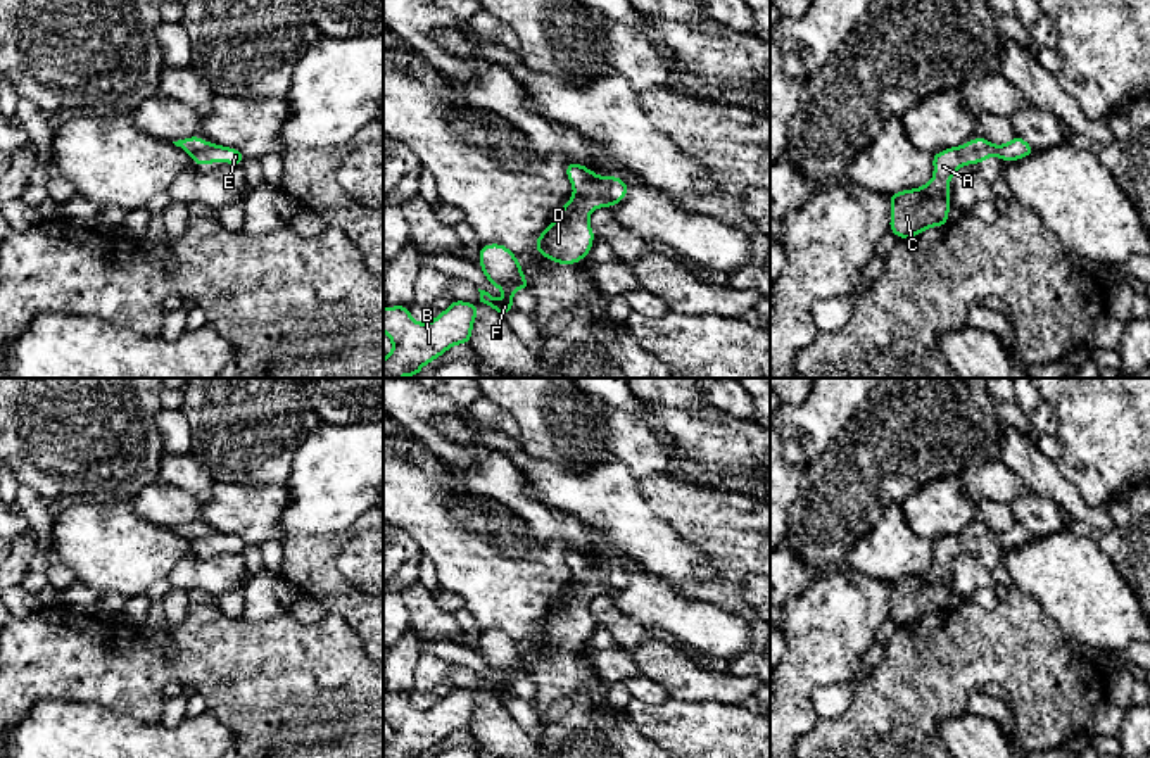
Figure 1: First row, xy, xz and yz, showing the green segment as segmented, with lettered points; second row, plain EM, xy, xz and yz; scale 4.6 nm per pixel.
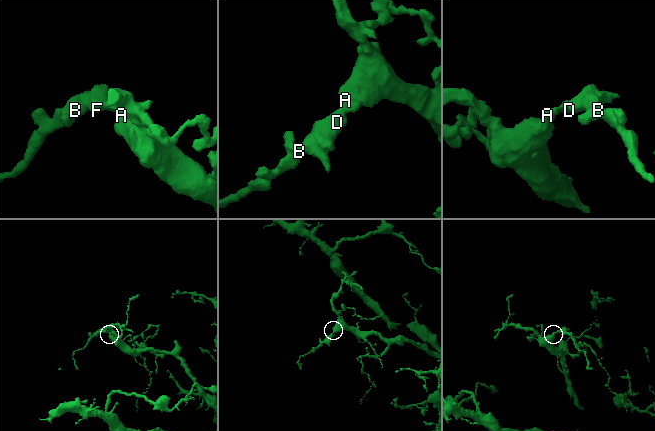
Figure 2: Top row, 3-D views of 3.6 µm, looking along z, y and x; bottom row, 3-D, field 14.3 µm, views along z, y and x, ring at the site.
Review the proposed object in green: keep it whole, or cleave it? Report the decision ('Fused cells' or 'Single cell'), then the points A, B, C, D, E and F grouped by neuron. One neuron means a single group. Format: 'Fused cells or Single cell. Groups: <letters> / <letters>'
Single cell. Groups: A B C D E F

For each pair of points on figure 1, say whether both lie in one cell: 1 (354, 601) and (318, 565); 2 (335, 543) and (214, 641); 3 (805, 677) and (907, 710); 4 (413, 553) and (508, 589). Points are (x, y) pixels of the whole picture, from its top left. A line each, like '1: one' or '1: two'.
1: one
2: two
3: two
4: two

